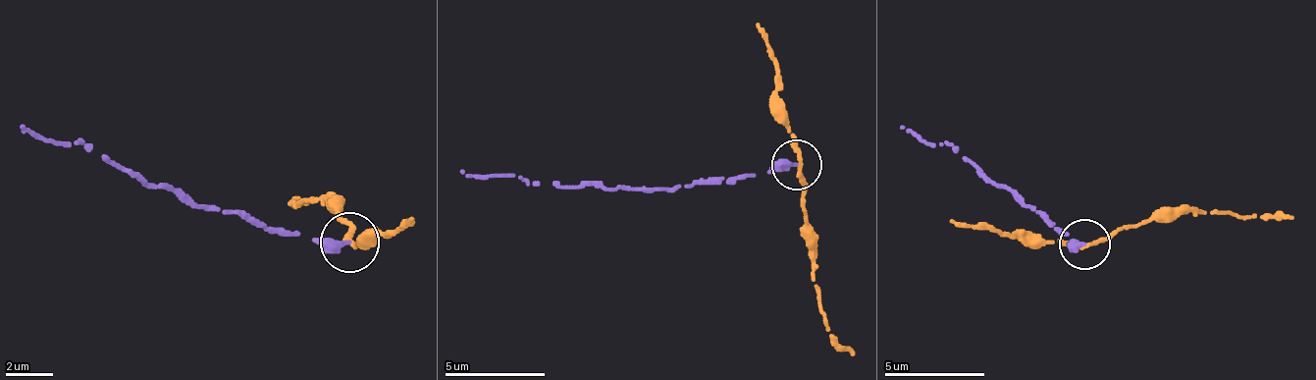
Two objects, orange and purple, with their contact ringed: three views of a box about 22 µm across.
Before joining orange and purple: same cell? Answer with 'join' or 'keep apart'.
keep apart

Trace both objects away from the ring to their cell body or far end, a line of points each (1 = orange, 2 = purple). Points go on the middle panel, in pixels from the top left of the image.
1: (798, 163), (826, 326), (855, 355)
2: (798, 163), (654, 190), (527, 181), (460, 172)

